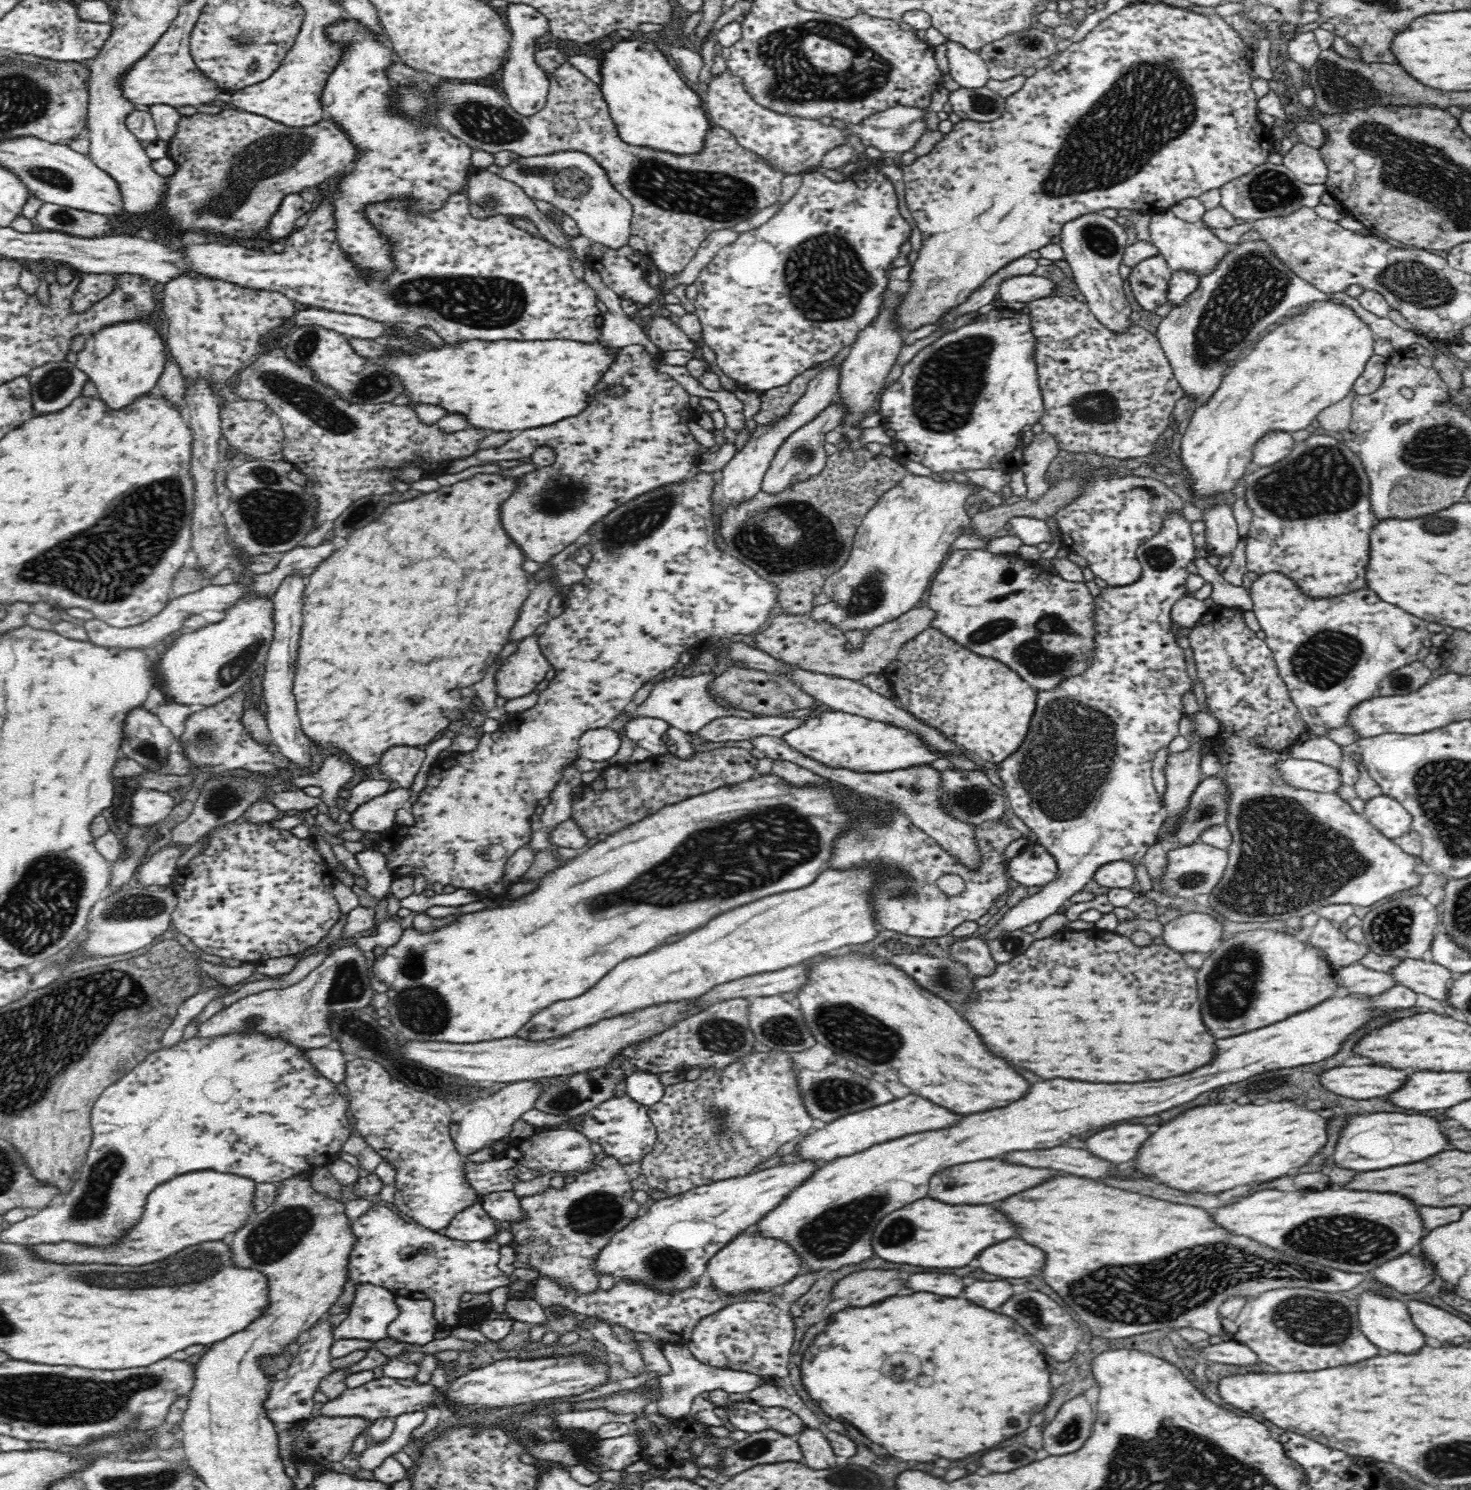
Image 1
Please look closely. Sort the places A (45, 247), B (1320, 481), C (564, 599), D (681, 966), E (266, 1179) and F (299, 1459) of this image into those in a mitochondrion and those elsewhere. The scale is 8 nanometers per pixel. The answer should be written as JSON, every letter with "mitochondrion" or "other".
{"A":"other","B":"mitochondrion","C":"other","D":"other","E":"other","F":"other"}

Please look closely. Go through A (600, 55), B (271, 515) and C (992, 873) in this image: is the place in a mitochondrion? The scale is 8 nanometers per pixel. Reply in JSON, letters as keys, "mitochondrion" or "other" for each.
{"A":"other","B":"mitochondrion","C":"other"}

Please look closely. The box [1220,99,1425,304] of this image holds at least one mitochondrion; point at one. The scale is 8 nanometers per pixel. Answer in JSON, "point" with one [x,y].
{"point":[1270,191]}

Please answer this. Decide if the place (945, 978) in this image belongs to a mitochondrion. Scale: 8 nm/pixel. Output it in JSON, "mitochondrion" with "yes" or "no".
{"mitochondrion":"yes"}

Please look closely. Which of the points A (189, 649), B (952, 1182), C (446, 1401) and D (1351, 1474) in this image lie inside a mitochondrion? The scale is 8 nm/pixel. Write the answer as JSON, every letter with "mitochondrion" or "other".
{"A":"other","B":"mitochondrion","C":"other","D":"other"}

